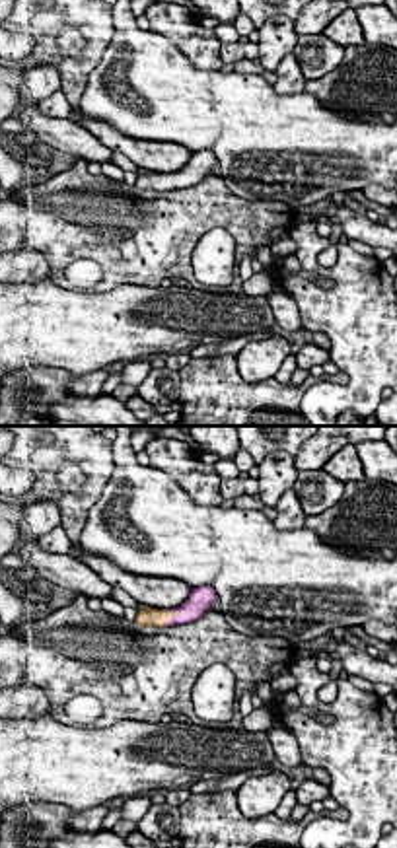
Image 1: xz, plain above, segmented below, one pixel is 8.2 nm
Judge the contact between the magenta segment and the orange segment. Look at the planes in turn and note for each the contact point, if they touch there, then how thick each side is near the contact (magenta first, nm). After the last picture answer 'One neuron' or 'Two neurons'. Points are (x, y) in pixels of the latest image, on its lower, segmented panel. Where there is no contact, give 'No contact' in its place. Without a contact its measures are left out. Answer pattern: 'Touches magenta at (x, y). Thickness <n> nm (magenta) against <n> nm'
Touches magenta at (172, 617). Thickness 190 nm (magenta) against 160 nm

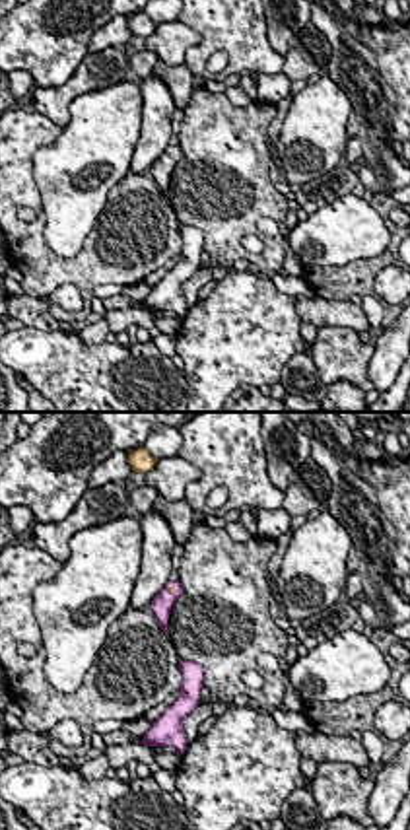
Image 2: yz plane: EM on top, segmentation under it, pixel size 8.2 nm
Touches magenta at (173, 587). Thickness 170 nm (magenta) against 50 nm

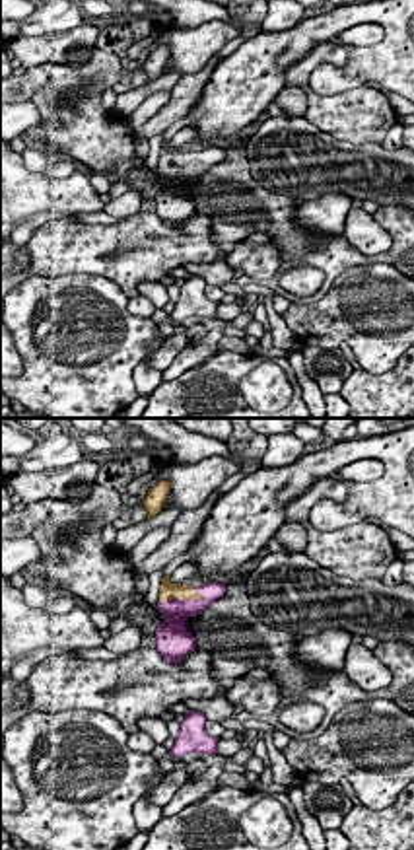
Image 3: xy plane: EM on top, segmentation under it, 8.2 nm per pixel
Touches magenta at (181, 600). Thickness 200 nm (magenta) against 160 nm

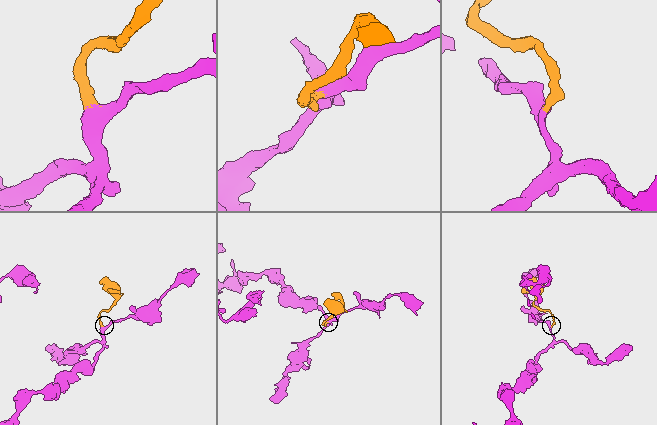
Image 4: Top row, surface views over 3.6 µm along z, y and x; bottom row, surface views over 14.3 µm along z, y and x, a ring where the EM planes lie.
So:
One neuron

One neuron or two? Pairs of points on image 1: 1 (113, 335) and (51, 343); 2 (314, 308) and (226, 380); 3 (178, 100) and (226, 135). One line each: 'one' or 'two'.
1: one
2: two
3: one

